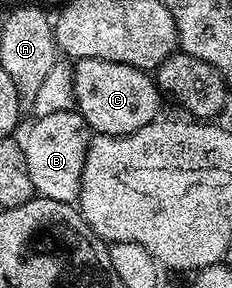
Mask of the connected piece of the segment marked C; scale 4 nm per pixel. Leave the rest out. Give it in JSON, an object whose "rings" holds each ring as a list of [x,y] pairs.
{"rings":[[[77,59],[72,67],[75,110],[96,135],[129,135],[161,114],[161,88],[147,71],[105,59]]]}

